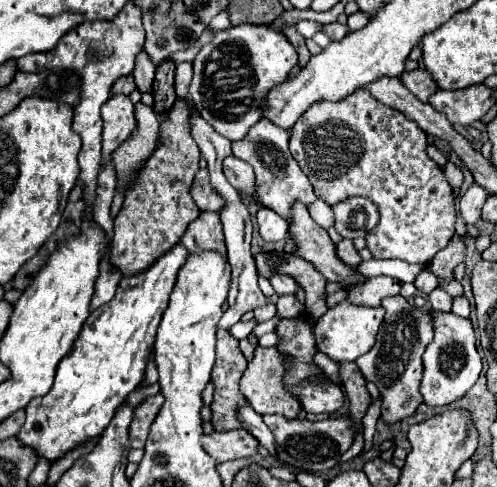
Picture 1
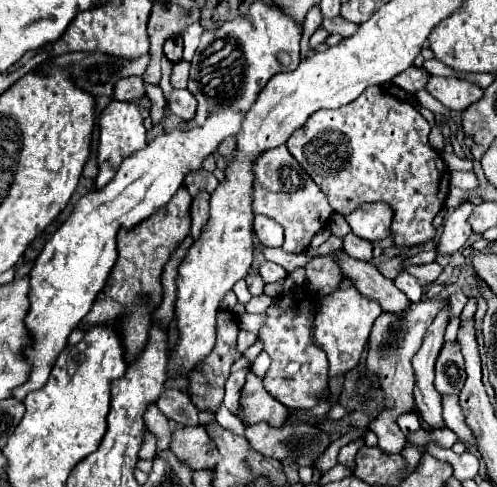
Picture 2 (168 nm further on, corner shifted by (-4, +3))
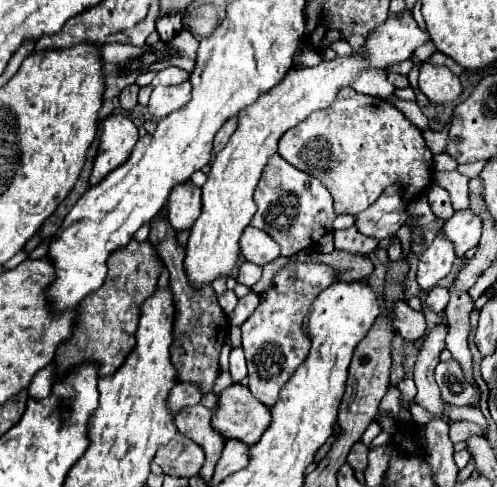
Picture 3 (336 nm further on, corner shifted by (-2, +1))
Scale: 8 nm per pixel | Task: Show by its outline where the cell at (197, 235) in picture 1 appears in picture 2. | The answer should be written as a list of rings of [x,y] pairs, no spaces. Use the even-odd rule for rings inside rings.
[[[200,191],[194,201],[192,201],[192,209],[190,209],[190,215],[192,215],[192,229],[190,229],[190,237],[196,239],[200,237],[204,225],[208,223],[208,193],[206,191]]]

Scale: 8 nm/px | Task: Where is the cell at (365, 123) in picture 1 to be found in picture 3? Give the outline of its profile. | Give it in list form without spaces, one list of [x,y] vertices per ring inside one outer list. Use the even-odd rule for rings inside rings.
[[[342,87],[342,91],[338,91],[338,99],[330,107],[326,107],[326,111],[314,111],[310,119],[304,119],[302,123],[298,123],[298,127],[286,131],[286,135],[282,135],[282,139],[278,141],[278,155],[296,169],[318,177],[330,189],[338,215],[358,215],[360,211],[370,207],[388,185],[402,187],[406,199],[410,201],[428,189],[434,169],[432,151],[426,147],[422,131],[416,125],[412,125],[396,107],[392,107],[384,99],[360,95],[350,87]]]

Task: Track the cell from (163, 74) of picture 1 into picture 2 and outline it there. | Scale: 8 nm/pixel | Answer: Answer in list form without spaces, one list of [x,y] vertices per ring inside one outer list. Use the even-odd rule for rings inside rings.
[[[178,37],[178,39],[168,39],[168,41],[164,43],[164,55],[166,55],[166,59],[168,59],[172,65],[176,65],[176,63],[182,59],[182,37]]]

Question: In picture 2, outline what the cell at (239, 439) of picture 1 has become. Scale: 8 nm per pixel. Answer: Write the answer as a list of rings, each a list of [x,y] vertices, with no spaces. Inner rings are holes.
[[[202,425],[178,427],[172,433],[170,449],[192,469],[212,469],[218,461],[218,449]]]

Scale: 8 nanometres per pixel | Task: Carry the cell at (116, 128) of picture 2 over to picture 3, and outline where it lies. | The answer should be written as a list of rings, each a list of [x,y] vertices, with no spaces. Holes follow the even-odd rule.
[[[110,115],[102,123],[102,137],[94,169],[90,175],[90,185],[98,185],[110,171],[120,167],[138,141],[138,129],[130,117]]]

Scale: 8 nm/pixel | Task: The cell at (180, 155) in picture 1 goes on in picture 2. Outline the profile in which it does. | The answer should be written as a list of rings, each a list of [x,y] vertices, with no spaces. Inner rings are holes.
[[[182,185],[176,191],[176,195],[164,207],[160,207],[154,215],[150,215],[148,219],[144,219],[142,223],[138,223],[132,229],[120,229],[120,233],[118,233],[118,261],[108,277],[104,291],[98,293],[90,313],[80,323],[80,327],[90,329],[94,325],[118,321],[118,327],[124,337],[128,363],[132,363],[132,359],[136,361],[136,357],[144,351],[144,347],[148,343],[152,311],[162,301],[160,275],[162,275],[166,261],[174,253],[174,249],[190,233],[190,225],[192,225],[190,223],[192,219],[188,217],[190,205],[192,205],[192,197],[186,191],[186,185]],[[142,295],[148,295],[150,299],[144,301]]]

